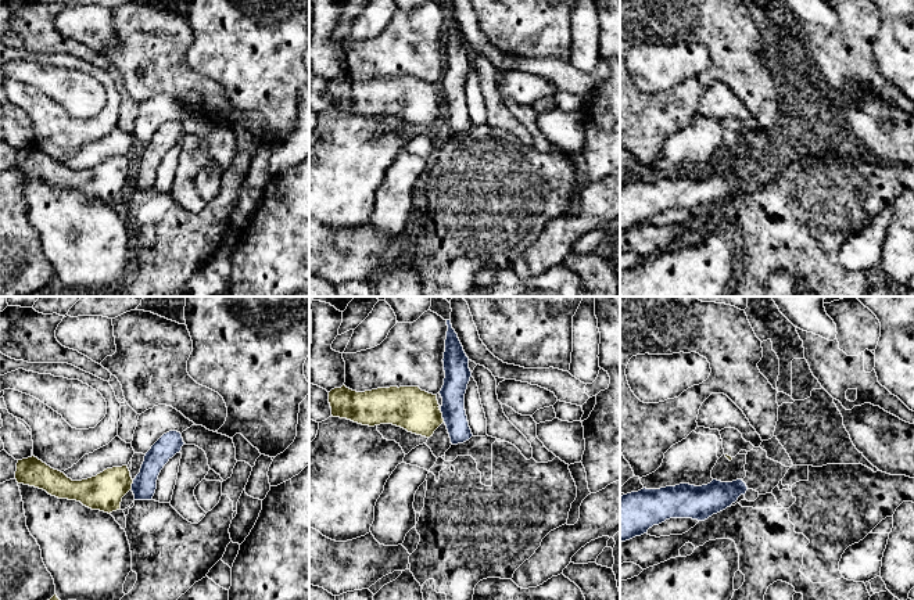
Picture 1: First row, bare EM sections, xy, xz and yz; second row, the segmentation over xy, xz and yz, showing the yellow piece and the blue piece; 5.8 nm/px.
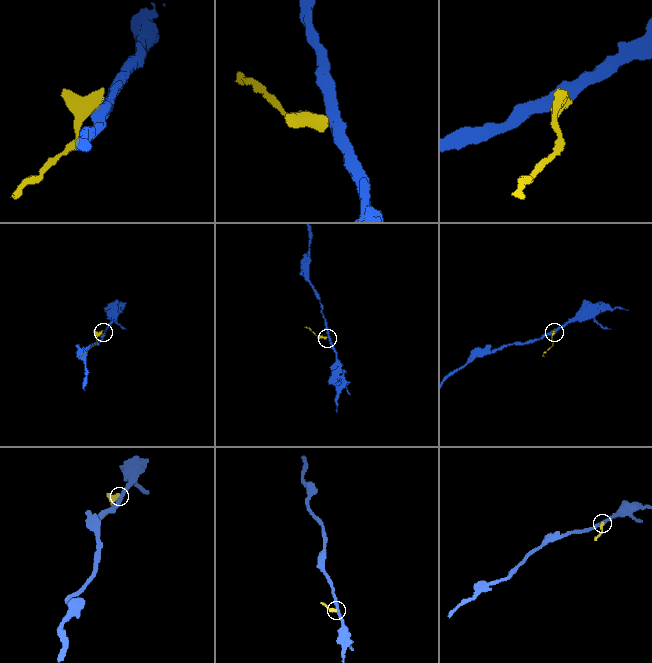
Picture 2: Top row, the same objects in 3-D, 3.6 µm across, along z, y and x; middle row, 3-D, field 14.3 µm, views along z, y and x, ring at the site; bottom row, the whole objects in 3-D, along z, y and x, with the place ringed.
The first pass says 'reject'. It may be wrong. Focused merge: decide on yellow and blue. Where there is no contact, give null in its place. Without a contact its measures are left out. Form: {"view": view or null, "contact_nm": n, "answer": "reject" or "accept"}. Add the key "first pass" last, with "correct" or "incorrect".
{"view": "xz", "contact_nm": 80, "answer": "reject", "first pass": "correct"}

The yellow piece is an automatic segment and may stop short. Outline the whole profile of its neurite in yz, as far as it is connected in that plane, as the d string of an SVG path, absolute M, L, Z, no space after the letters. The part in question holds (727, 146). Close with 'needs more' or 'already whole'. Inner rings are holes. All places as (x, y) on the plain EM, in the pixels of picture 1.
M724 118L720 121L725 147L731 151L741 140L750 141L753 134L742 127L742 123L735 118Z; needs more

